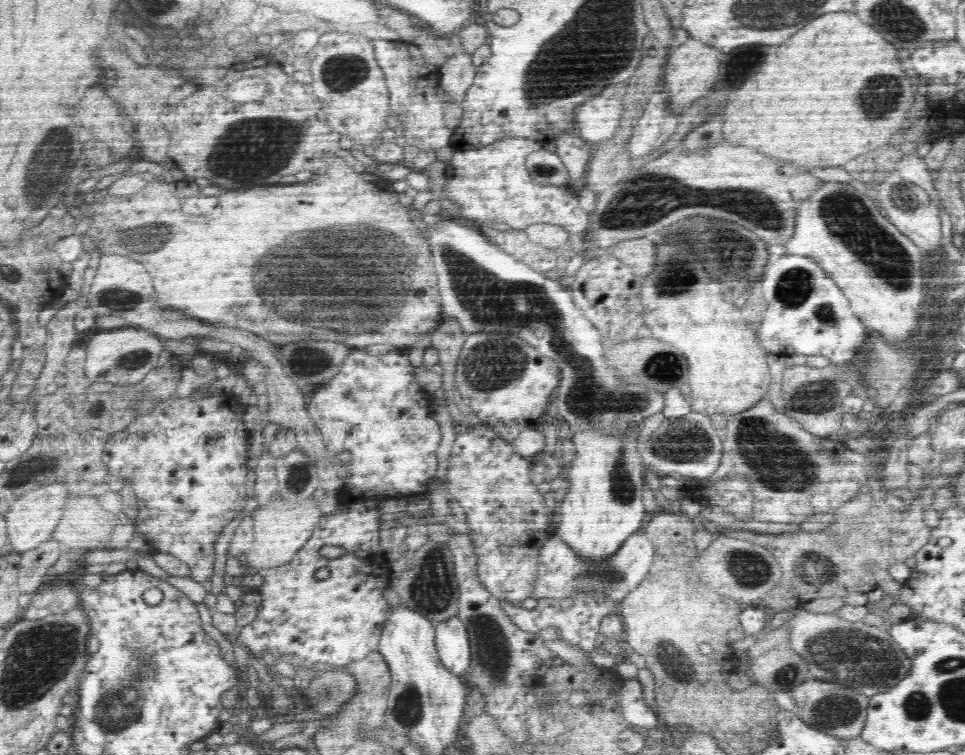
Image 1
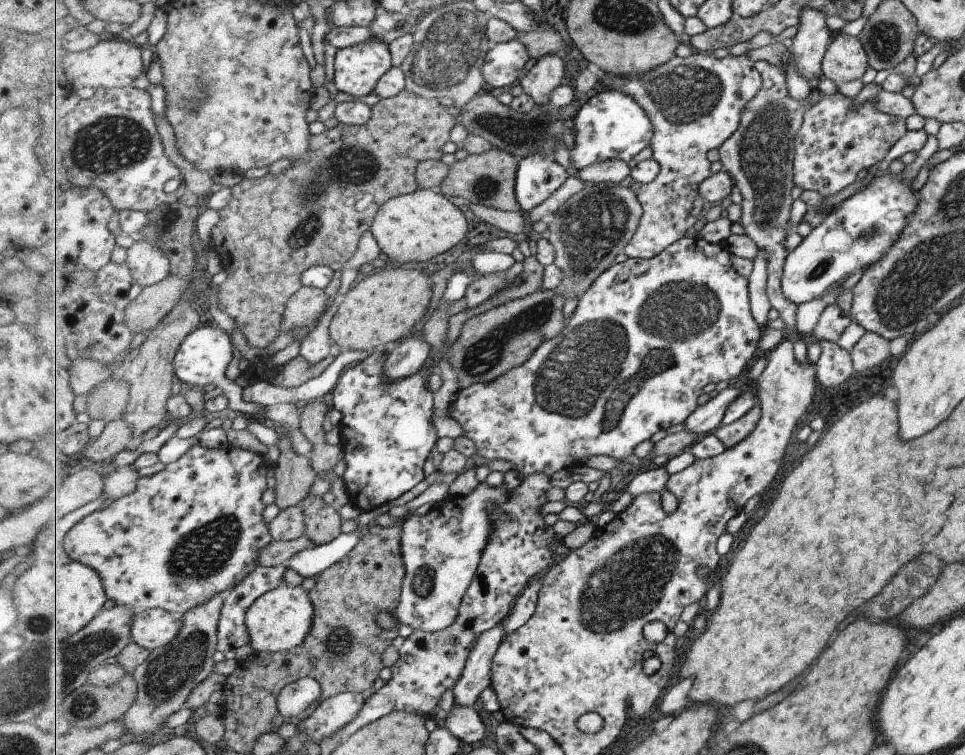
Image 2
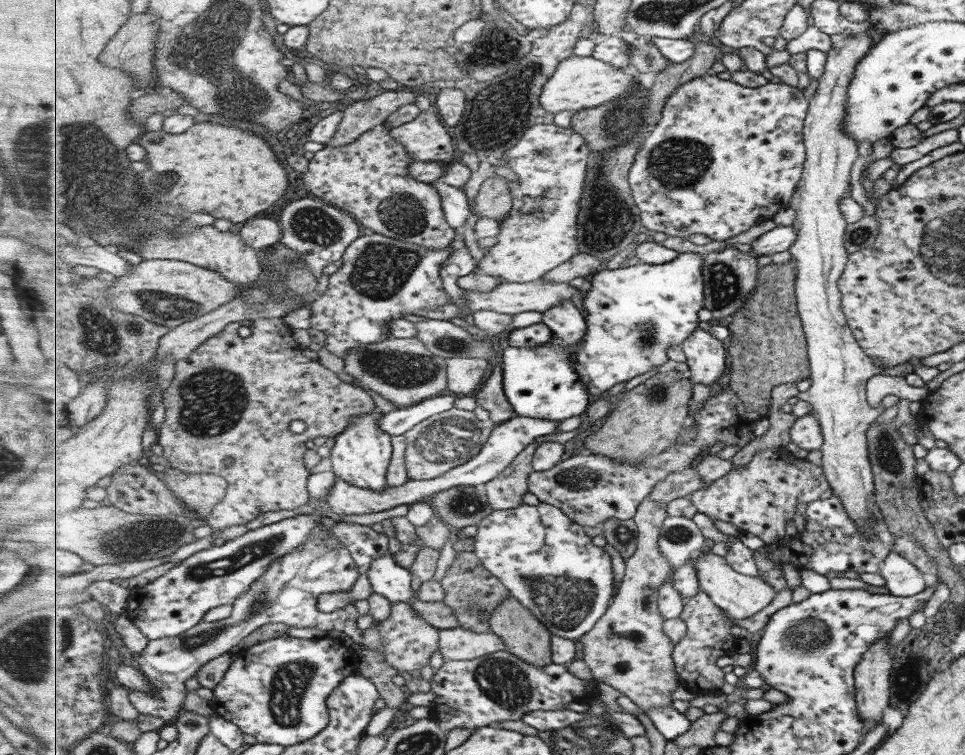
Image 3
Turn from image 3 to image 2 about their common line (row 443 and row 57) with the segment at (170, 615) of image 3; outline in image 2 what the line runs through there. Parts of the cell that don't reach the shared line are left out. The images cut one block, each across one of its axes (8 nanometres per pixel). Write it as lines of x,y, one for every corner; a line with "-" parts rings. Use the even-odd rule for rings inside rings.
517,39
494,44
483,64
486,83
493,88
511,88
519,83
529,58
529,48

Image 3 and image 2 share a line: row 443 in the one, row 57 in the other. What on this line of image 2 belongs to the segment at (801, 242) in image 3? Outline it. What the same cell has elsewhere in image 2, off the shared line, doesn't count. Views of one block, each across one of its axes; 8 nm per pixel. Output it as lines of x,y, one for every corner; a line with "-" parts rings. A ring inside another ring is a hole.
841,32
832,35
819,66
824,78
837,86
860,79
867,67
867,52
858,36

